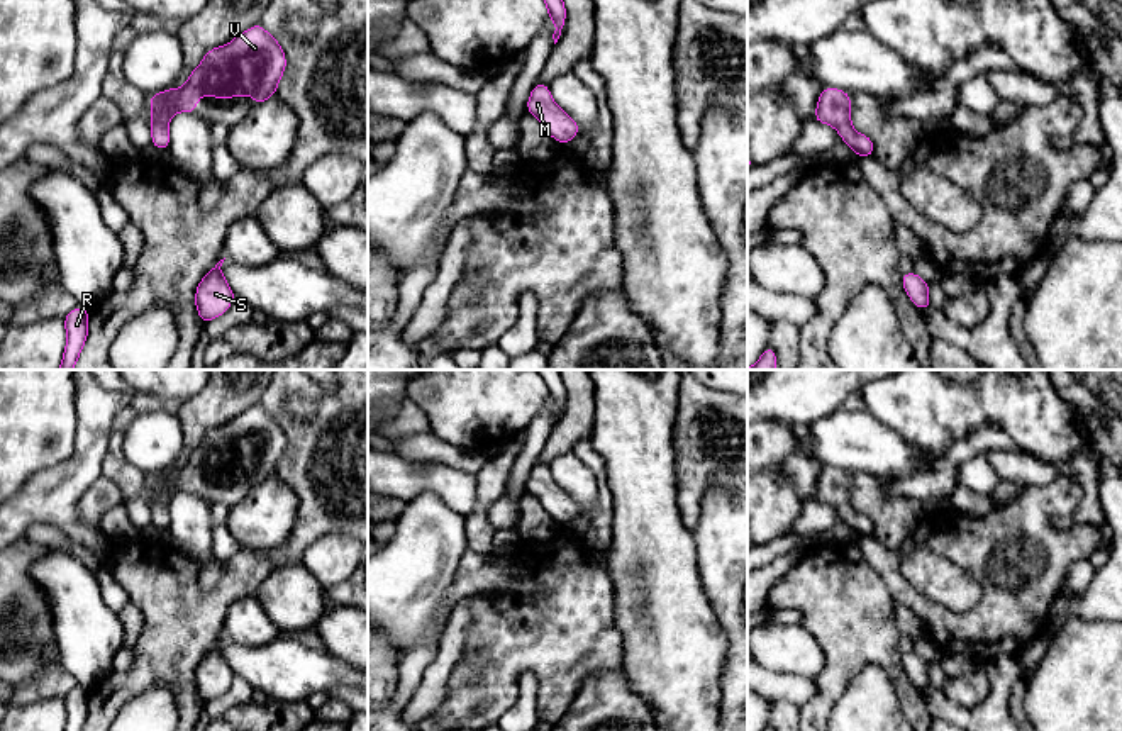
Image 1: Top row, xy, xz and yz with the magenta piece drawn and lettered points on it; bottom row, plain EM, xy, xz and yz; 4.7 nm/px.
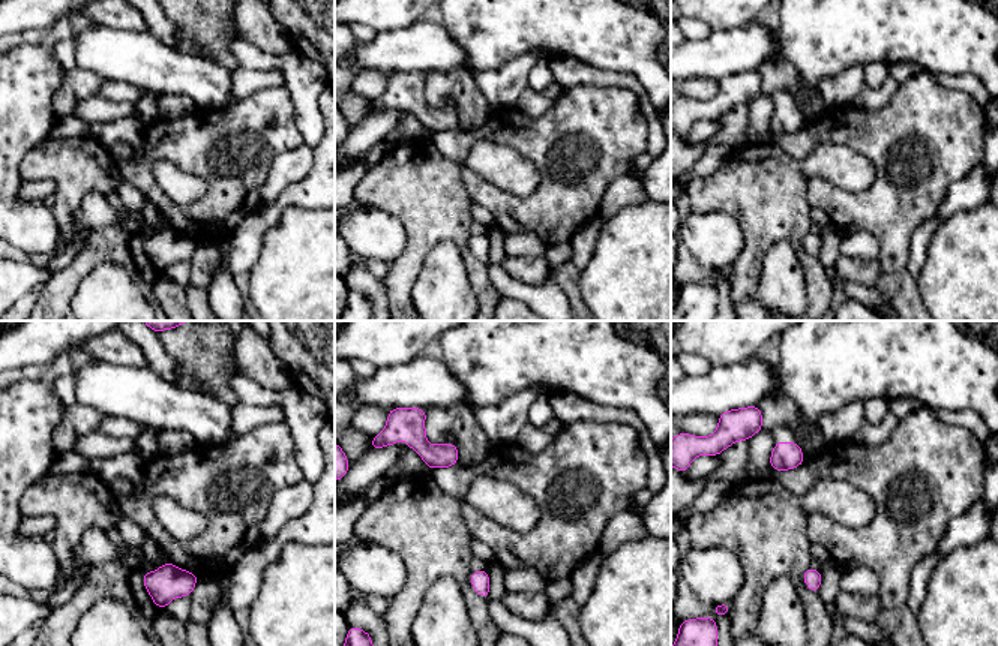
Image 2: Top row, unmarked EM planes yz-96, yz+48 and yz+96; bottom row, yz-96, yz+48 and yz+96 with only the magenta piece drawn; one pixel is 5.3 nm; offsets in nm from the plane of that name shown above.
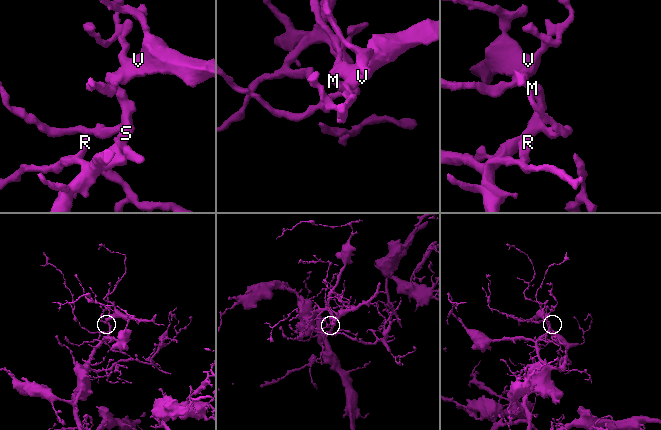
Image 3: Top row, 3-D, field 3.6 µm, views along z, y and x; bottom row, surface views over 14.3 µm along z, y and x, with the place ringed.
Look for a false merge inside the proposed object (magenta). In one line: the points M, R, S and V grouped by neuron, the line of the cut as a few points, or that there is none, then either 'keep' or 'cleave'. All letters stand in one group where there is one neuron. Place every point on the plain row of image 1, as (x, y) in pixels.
M R S V; no cut; keep

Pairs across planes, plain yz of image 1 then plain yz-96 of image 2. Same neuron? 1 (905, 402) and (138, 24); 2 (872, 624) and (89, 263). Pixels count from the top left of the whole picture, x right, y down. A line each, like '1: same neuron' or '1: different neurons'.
1: same neuron
2: same neuron

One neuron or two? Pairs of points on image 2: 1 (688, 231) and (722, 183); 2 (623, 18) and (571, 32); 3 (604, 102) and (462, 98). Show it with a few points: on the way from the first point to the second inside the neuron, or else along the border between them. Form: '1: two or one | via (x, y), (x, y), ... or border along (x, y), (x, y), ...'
1: two | border along (692, 210), (721, 210), (734, 219)
2: one | via (610, 26), (584, 26)
3: two | border along (492, 110), (477, 126), (462, 131)

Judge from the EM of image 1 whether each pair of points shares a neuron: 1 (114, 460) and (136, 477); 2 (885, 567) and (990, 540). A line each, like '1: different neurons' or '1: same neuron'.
1: same neuron
2: same neuron

